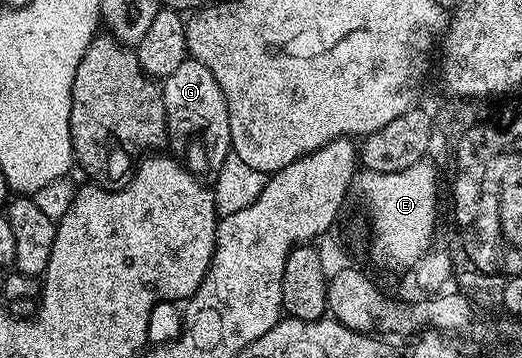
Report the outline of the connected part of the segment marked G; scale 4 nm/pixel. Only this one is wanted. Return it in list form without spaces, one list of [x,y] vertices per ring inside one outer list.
[[[188,57],[184,63],[162,80],[164,108],[168,114],[168,139],[171,154],[179,159],[197,177],[215,177],[222,169],[222,161],[232,150],[230,141],[230,117],[226,109],[226,97],[214,81],[214,73]]]

